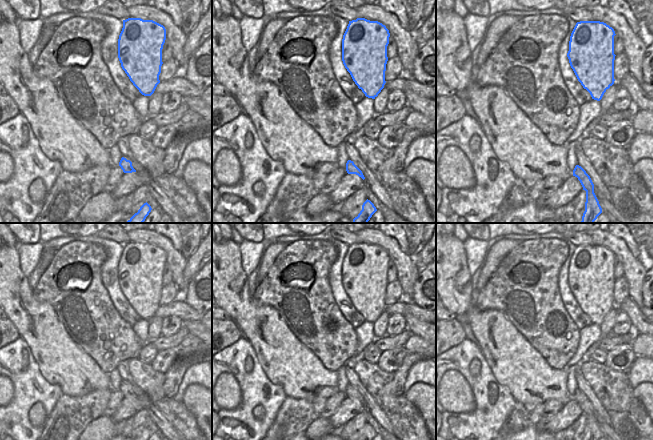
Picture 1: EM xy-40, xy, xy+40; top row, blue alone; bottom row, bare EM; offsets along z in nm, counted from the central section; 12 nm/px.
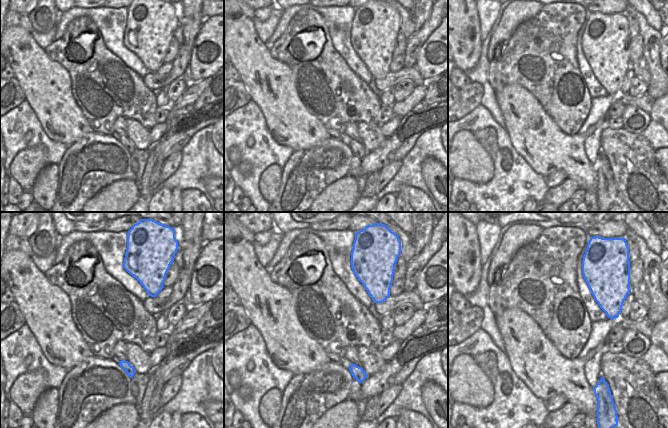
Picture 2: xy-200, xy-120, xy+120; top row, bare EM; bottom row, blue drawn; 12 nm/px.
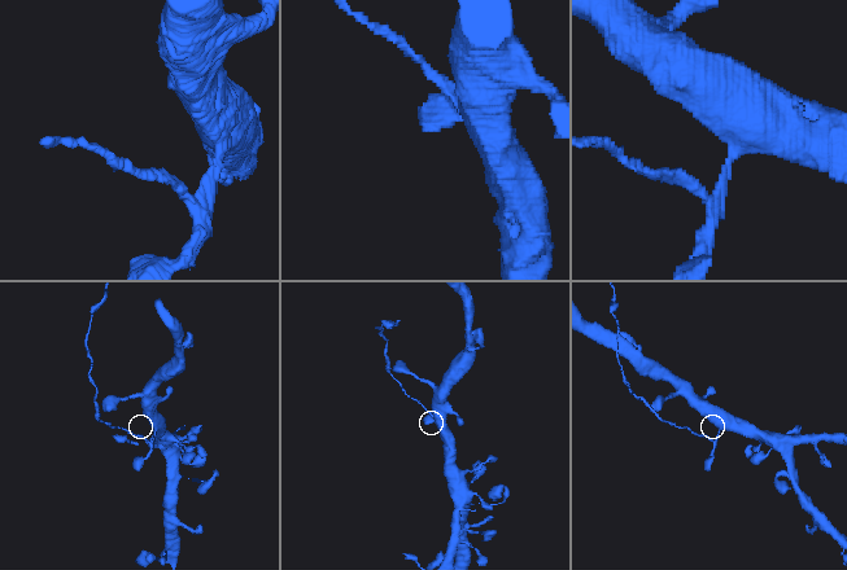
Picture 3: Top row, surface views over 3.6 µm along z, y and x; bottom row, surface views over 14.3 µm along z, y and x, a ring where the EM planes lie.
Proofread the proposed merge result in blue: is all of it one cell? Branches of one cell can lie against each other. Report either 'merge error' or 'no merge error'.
merge error

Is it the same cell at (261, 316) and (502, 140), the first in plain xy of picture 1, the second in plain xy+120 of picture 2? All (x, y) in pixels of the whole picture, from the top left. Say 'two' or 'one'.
two

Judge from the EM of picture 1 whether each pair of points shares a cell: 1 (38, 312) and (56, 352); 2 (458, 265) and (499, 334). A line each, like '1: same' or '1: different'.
1: same
2: same

